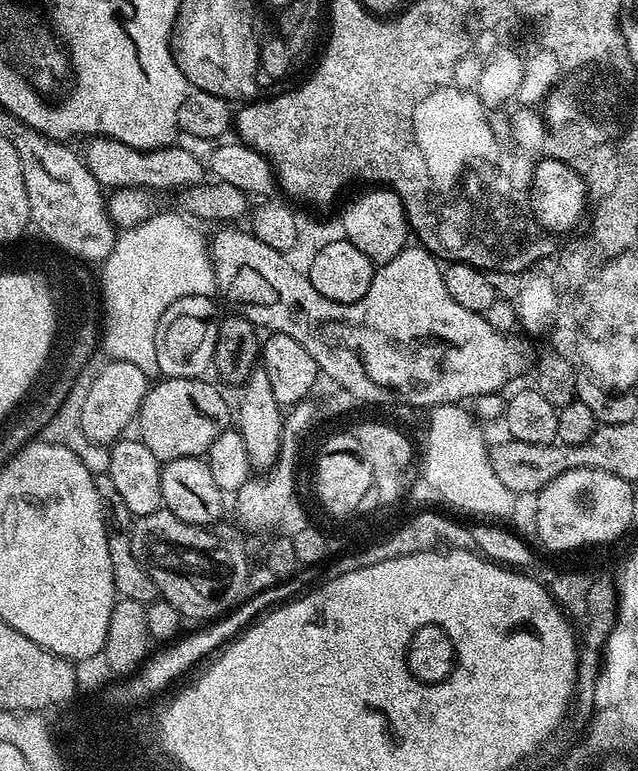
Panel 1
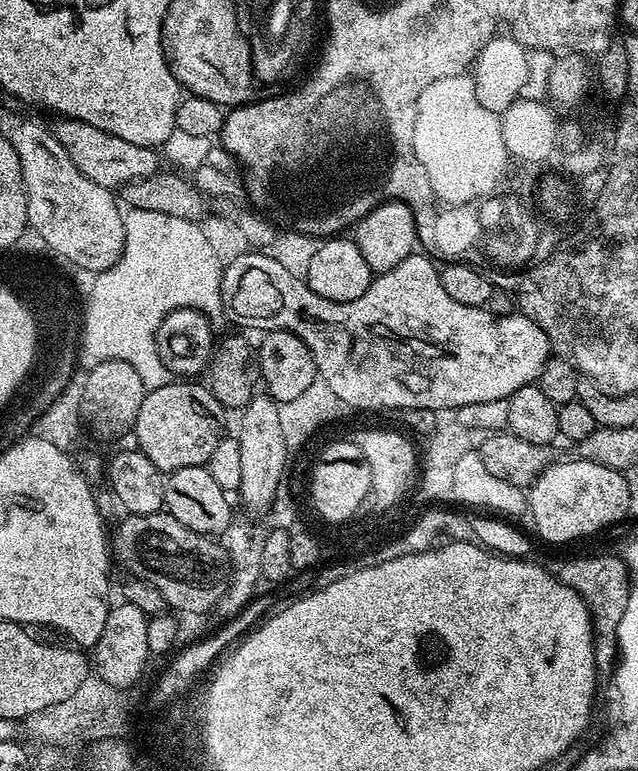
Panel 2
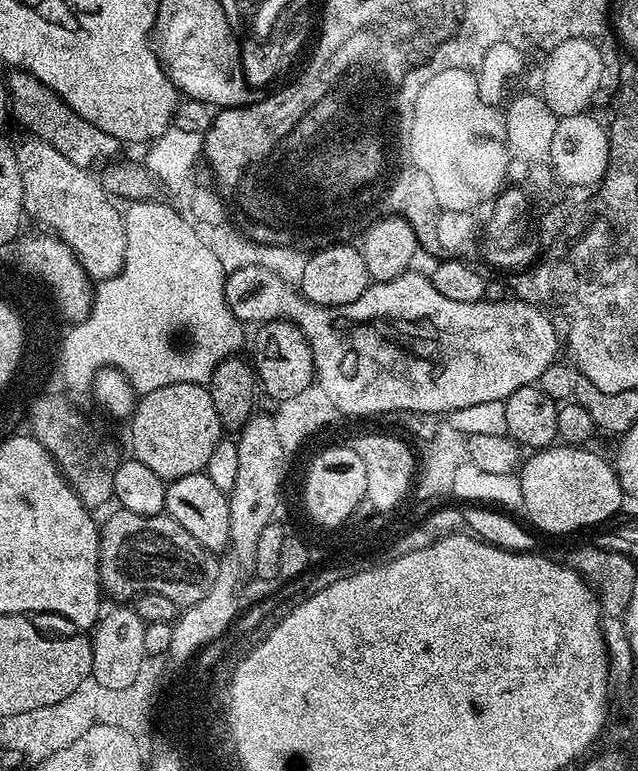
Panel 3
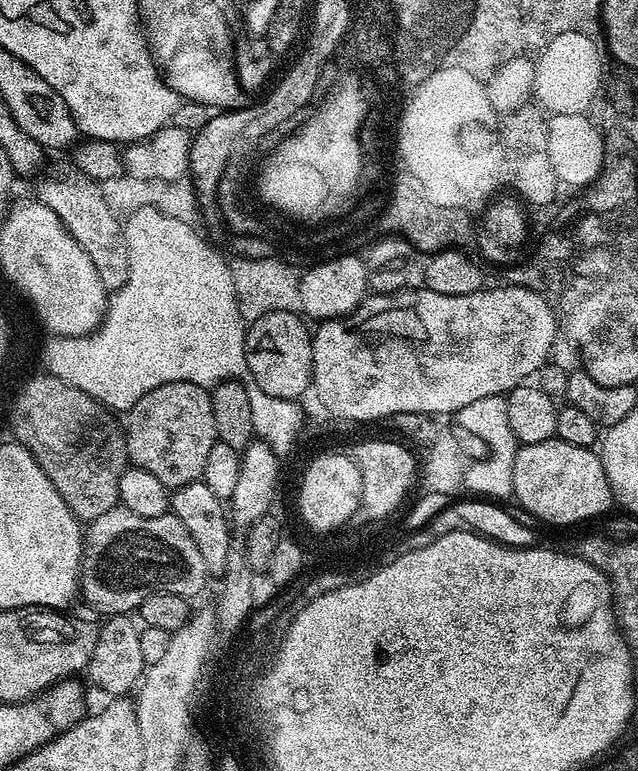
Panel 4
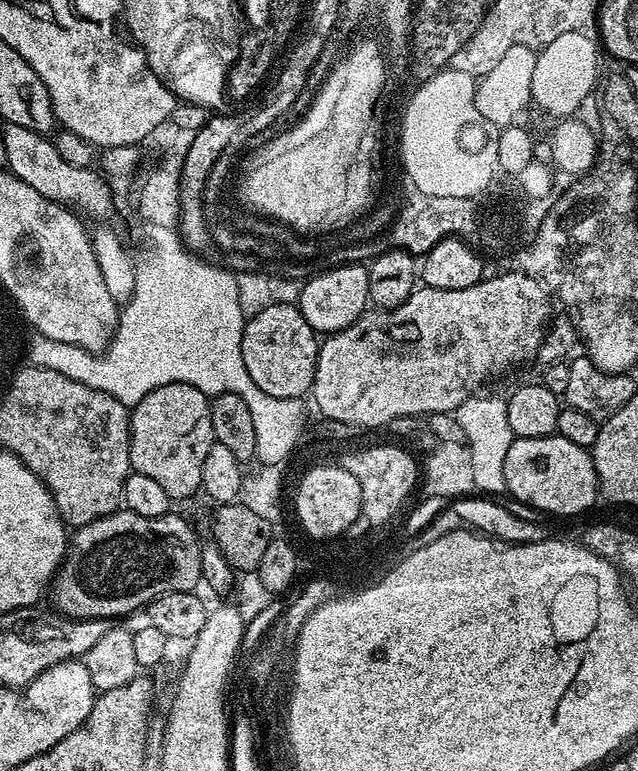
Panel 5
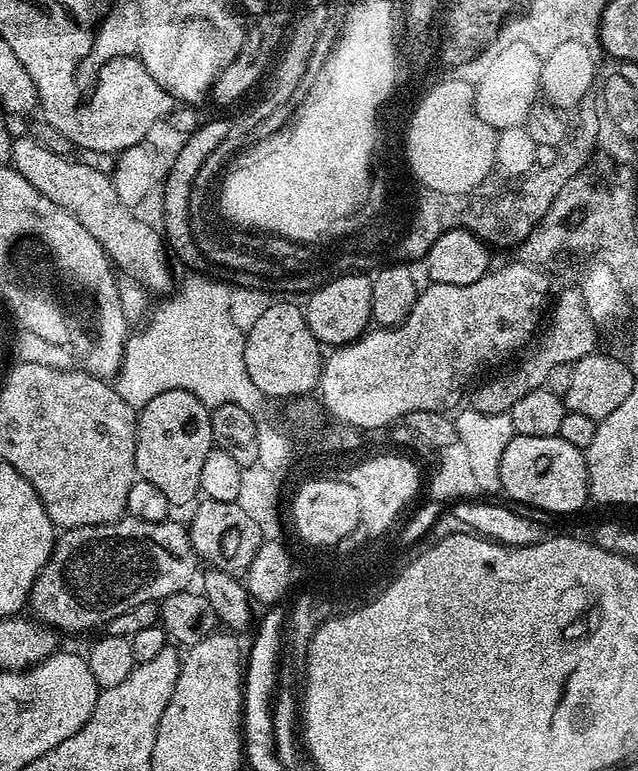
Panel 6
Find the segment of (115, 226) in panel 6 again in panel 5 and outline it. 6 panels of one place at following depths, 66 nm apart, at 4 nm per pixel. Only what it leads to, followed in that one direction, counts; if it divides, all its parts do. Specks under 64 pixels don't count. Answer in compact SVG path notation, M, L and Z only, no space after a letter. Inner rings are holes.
M4 124L2 143L6 146L6 168L26 186L38 190L48 200L75 210L81 217L100 220L114 207L114 195L99 171L72 166L58 154L53 141L45 133L26 130L26 126Z

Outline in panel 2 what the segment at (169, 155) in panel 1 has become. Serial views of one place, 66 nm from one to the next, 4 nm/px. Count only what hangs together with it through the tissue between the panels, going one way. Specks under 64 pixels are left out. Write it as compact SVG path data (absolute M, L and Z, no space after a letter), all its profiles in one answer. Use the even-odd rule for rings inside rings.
M58 121L51 125L52 133L62 142L62 150L90 178L90 182L98 182L98 186L119 190L124 184L155 176L161 171L162 156L156 148L138 146L134 142L126 142L126 138L118 138L118 134L110 134L106 130L98 130L98 126L90 126L90 122Z

